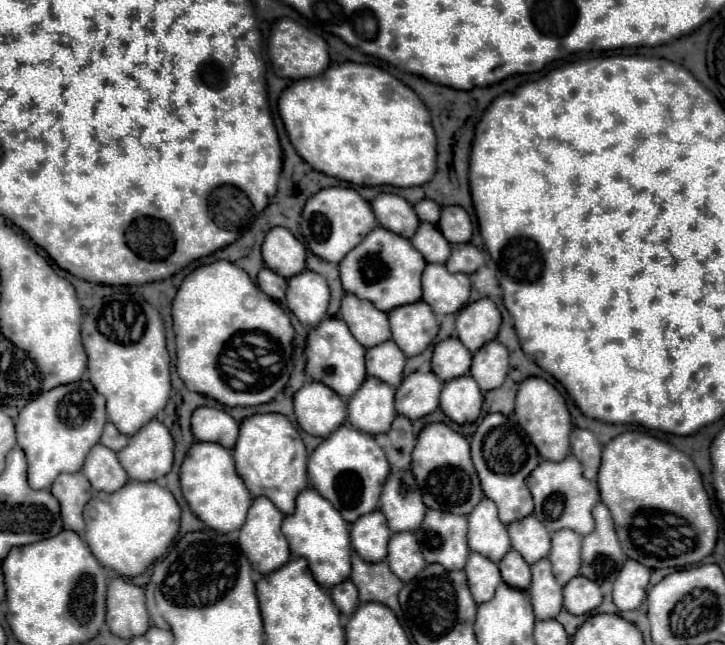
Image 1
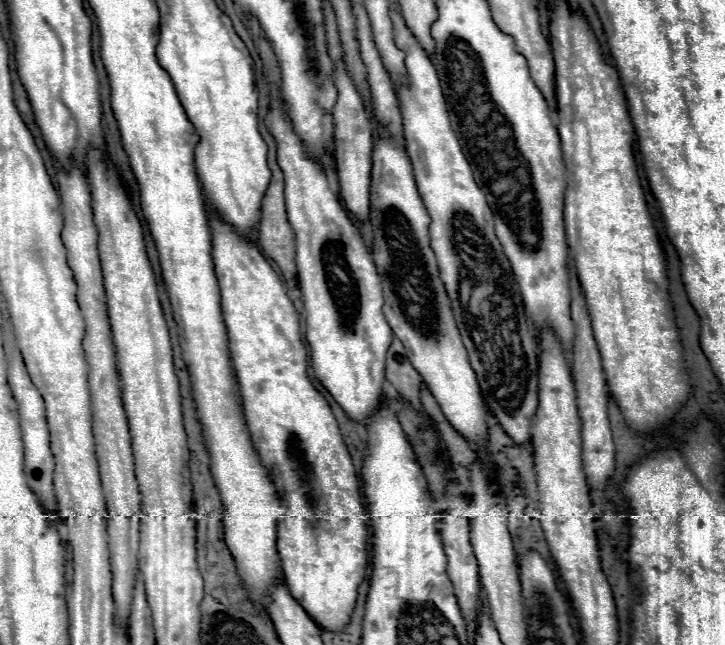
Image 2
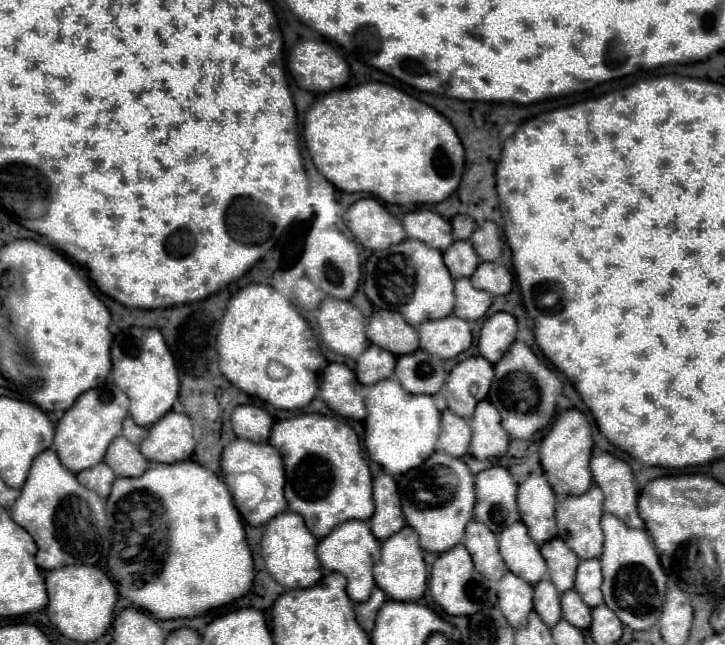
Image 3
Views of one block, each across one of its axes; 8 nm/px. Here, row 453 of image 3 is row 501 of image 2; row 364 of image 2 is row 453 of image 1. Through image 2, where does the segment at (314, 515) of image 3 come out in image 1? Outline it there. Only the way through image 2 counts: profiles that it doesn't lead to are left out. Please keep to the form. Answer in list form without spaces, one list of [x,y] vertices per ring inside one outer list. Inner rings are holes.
[[[254,414],[240,426],[240,438],[234,446],[236,470],[254,496],[270,498],[286,516],[296,508],[296,494],[308,486],[308,452],[298,430],[282,414]]]

